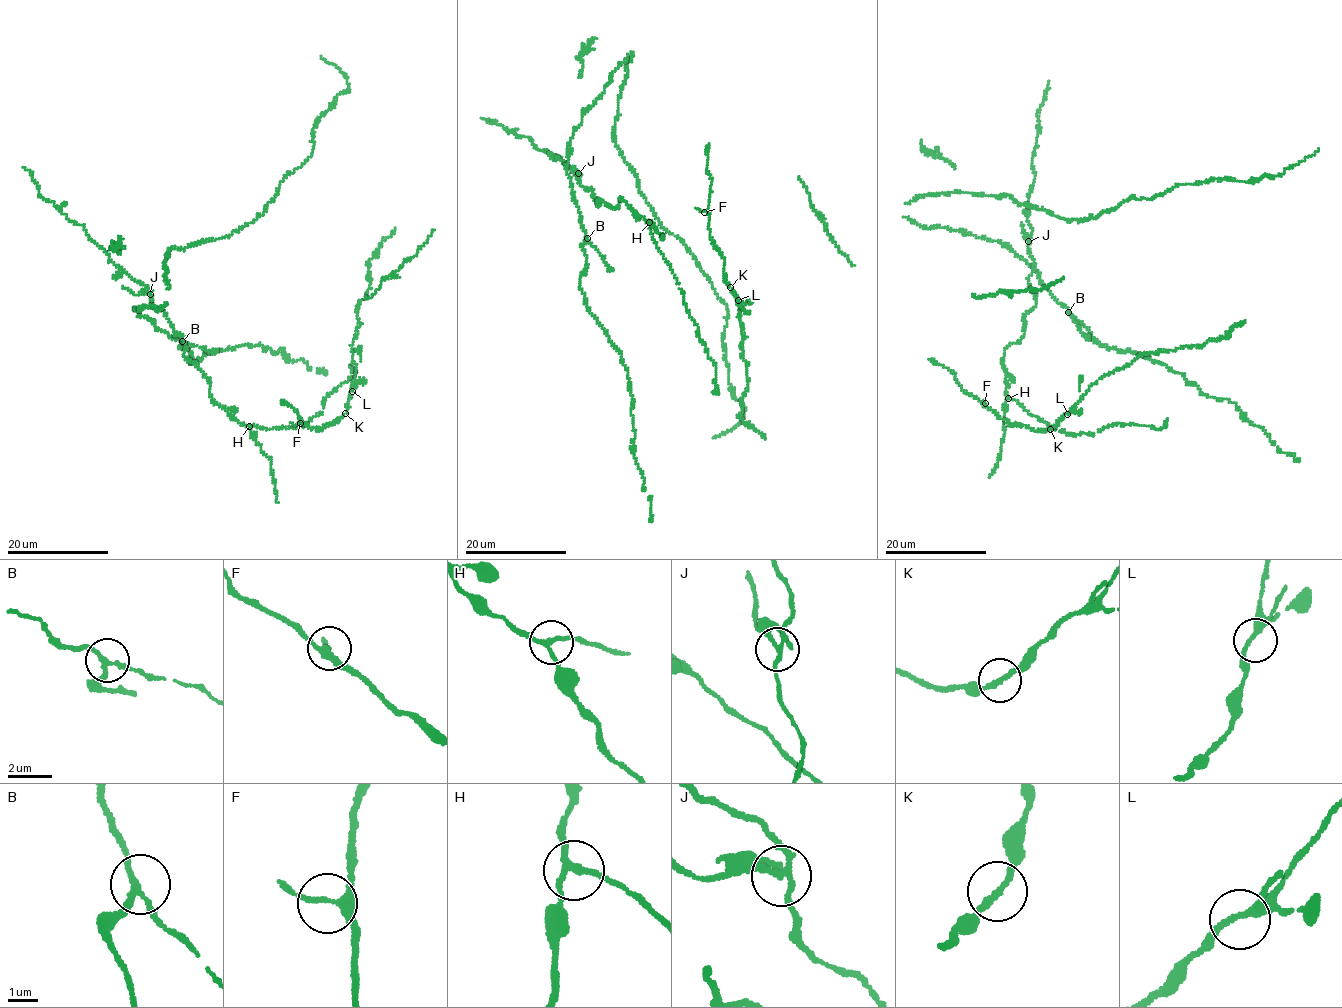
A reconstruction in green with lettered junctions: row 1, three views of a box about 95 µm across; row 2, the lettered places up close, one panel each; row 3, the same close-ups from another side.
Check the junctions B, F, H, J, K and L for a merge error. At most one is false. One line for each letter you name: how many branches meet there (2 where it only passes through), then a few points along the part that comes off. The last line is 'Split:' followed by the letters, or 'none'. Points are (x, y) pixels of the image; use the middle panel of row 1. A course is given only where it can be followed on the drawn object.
J: 3 | (578, 174), (555, 157)
Split: J

